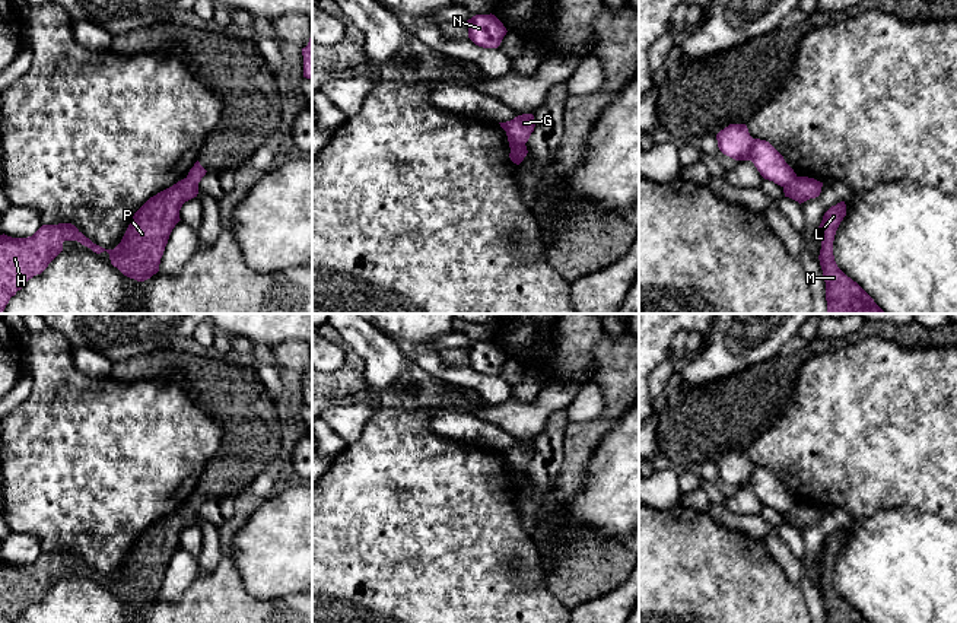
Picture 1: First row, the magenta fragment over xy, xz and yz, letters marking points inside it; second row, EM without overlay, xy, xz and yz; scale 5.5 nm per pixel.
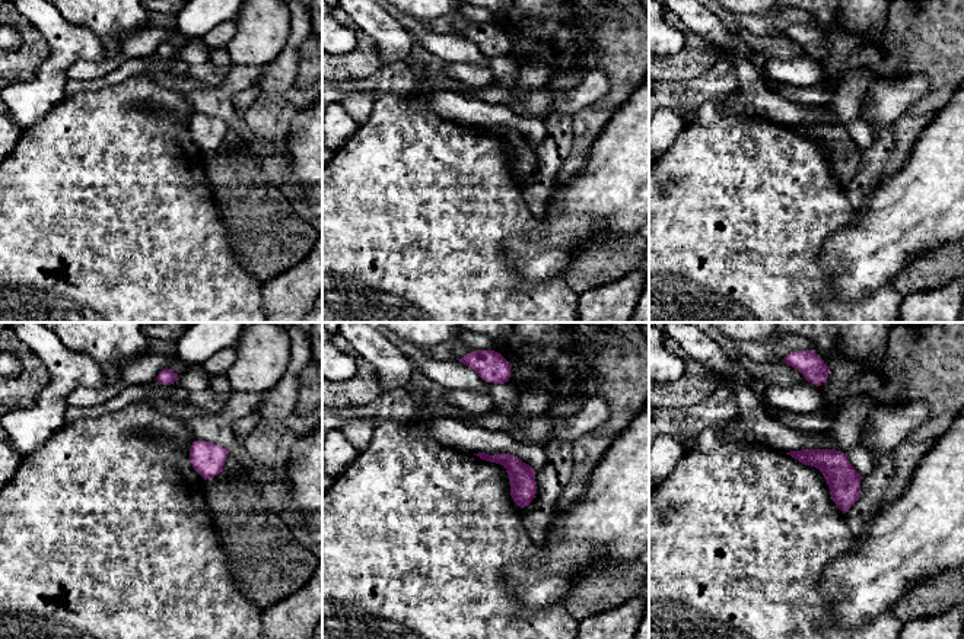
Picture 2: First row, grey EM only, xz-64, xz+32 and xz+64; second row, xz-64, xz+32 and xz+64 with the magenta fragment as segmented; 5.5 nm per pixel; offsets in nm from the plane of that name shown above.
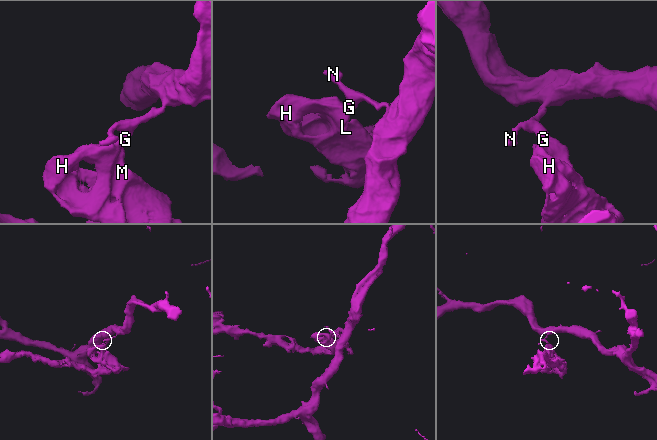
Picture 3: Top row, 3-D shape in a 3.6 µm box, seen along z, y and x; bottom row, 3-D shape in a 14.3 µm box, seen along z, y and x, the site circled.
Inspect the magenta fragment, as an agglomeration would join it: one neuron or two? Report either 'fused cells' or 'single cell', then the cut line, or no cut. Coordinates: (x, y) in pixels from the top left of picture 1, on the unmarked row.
fused cells; cut xz (502, 450), (504, 455), (524, 471)

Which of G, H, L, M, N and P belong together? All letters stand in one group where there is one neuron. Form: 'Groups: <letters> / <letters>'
Groups: G N / H L M P

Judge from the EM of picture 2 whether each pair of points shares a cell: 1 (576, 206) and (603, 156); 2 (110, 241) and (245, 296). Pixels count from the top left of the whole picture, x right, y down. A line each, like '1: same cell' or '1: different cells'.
1: same cell
2: same cell

